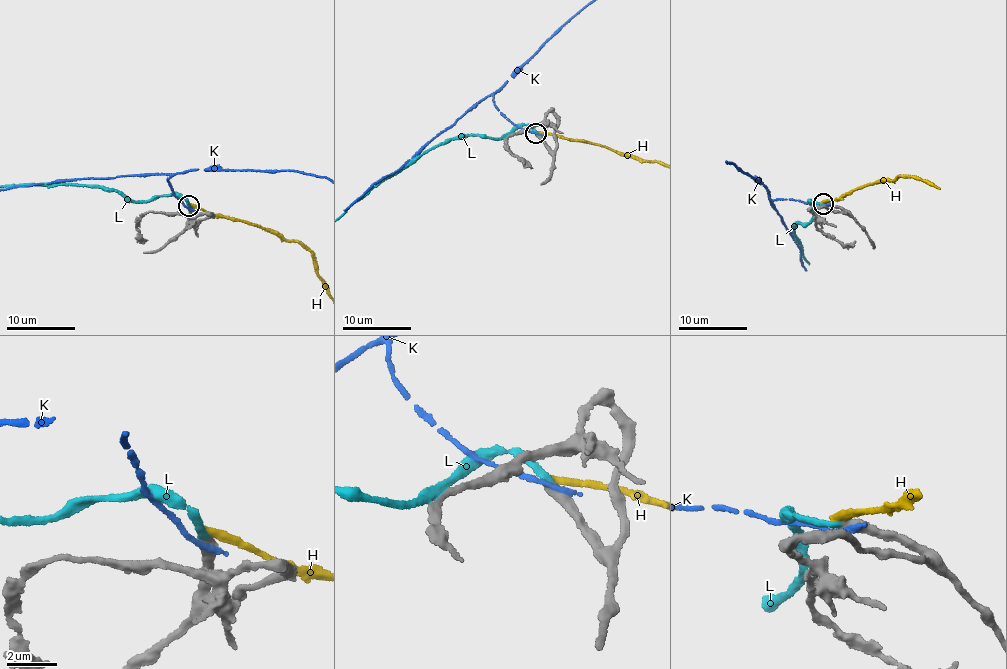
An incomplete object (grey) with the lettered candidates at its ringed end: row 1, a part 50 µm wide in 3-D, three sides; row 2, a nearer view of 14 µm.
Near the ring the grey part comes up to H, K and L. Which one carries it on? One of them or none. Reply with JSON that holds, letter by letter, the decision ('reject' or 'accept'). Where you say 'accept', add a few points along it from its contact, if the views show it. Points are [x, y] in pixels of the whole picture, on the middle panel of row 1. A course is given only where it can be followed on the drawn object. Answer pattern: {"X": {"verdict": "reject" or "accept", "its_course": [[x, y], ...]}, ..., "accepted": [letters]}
{"H": {"verdict": "reject"}, "K": {"verdict": "reject"}, "L": {"verdict": "accept", "its_course": [[535, 134], [520, 124], [494, 138], [461, 134], [439, 143], [380, 180], [337, 219]]}, "accepted": ["L"]}

